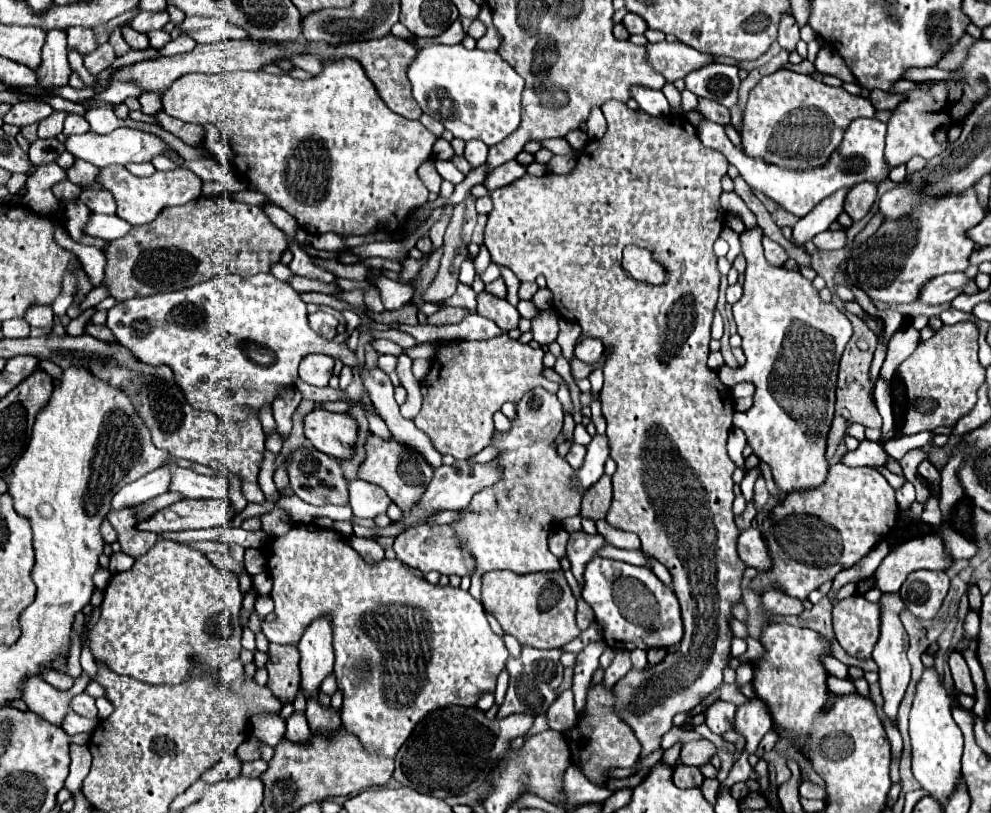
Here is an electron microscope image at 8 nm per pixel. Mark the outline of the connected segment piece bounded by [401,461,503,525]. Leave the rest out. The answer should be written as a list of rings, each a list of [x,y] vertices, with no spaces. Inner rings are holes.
[[[455,461],[451,467],[441,467],[435,471],[433,481],[429,483],[425,497],[421,497],[421,505],[417,505],[417,509],[413,509],[413,513],[405,513],[401,521],[415,525],[417,519],[421,519],[423,515],[429,515],[431,511],[447,511],[447,509],[465,509],[471,501],[471,497],[475,493],[479,493],[485,487],[495,485],[501,479],[503,467],[497,461],[489,461],[489,463],[469,463],[469,461]]]

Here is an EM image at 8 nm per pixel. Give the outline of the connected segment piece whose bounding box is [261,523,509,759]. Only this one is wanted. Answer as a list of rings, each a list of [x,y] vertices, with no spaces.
[[[295,523],[289,533],[271,539],[269,577],[273,579],[275,621],[263,620],[261,630],[269,643],[297,645],[305,629],[317,617],[329,617],[333,625],[333,651],[337,689],[343,693],[341,723],[355,735],[367,753],[393,759],[399,747],[413,733],[415,725],[431,711],[463,705],[475,707],[483,693],[495,693],[497,677],[505,669],[509,651],[487,623],[485,609],[459,587],[431,585],[409,571],[399,559],[367,563],[345,537],[315,523]]]

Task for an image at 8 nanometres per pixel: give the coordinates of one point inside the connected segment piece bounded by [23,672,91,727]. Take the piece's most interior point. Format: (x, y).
(52, 705)

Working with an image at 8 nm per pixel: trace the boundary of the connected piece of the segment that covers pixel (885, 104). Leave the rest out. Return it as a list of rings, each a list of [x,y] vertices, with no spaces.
[[[874,89],[869,94],[869,100],[877,111],[889,110],[893,111],[900,102],[906,98],[904,93],[892,94],[885,93],[879,89]]]

